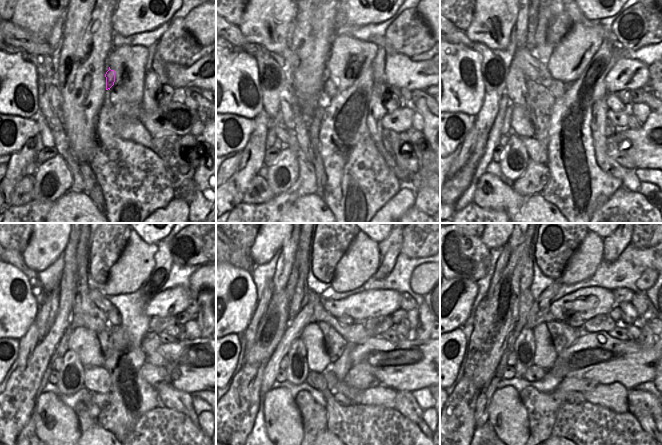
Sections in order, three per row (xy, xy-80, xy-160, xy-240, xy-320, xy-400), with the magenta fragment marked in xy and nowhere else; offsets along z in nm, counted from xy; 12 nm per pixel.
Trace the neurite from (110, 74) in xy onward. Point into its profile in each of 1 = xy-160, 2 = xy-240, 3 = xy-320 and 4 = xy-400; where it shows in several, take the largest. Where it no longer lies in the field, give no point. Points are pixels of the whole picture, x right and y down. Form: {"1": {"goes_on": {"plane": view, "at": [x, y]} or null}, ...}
{"1": {"goes_on": {"plane": "xy-160", "at": [557, 88]}}, "2": {"goes_on": {"plane": "xy-240", "at": [113, 317]}}, "3": {"goes_on": {"plane": "xy-320", "at": [344, 320]}}, "4": {"goes_on": {"plane": "xy-400", "at": [574, 323]}}}

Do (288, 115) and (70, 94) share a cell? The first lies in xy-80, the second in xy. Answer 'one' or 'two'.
two

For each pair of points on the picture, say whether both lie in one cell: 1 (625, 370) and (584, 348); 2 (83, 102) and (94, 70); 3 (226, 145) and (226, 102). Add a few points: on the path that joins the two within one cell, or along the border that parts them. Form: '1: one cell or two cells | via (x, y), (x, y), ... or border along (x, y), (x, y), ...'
1: one cell | via (619, 358), (614, 350), (600, 345), (596, 346)
2: one cell | via (83, 94), (83, 81), (86, 78)
3: two cells | border along (226, 113), (241, 115), (249, 119)

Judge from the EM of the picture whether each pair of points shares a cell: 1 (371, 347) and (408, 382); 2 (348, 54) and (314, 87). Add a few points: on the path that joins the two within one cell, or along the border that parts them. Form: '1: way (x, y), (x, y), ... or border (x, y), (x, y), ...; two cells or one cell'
1: way (367, 361), (377, 369), (394, 371); one cell
2: border (332, 43), (330, 55), (325, 66); two cells

